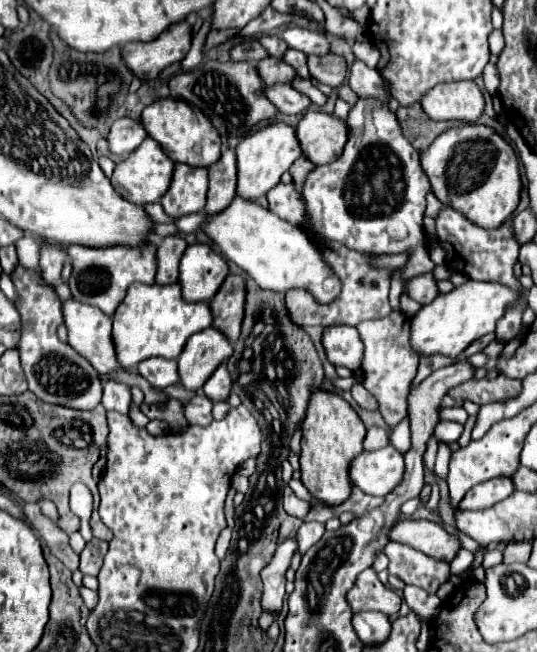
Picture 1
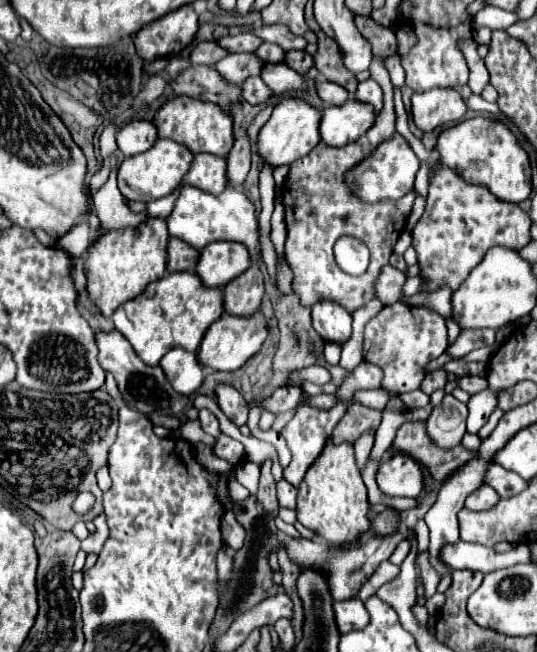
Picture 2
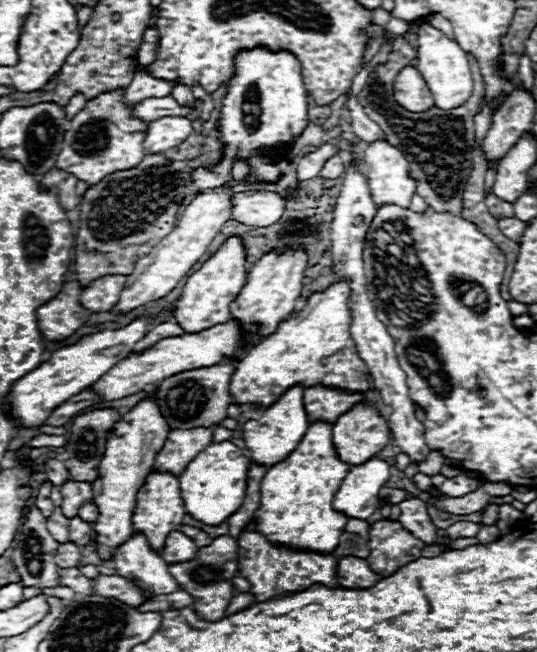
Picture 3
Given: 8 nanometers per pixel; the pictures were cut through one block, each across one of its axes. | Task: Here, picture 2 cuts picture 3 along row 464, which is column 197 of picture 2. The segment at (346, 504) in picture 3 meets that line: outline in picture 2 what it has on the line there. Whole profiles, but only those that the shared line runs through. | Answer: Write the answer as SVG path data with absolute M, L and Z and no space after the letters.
M174 348L160 360L160 366L166 372L172 388L180 394L190 396L204 384L204 370L196 358L196 352Z

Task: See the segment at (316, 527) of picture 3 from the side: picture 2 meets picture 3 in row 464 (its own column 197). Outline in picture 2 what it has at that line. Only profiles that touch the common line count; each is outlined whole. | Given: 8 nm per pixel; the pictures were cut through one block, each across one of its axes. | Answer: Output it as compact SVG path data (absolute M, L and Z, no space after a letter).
M194 272L168 274L152 282L142 296L122 304L112 320L114 326L124 338L132 344L136 354L148 364L156 366L160 358L178 346L184 346L188 352L198 350L206 330L216 322L224 312L222 288L208 288L200 282L200 276Z

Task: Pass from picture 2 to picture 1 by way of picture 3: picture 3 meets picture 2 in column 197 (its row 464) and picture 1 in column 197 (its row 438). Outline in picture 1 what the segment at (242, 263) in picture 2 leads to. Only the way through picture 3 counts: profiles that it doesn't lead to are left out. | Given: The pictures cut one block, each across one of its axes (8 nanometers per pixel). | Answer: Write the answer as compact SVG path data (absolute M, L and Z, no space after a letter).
M192 244L180 262L182 296L188 302L208 302L228 276L230 268L222 254L208 244Z

